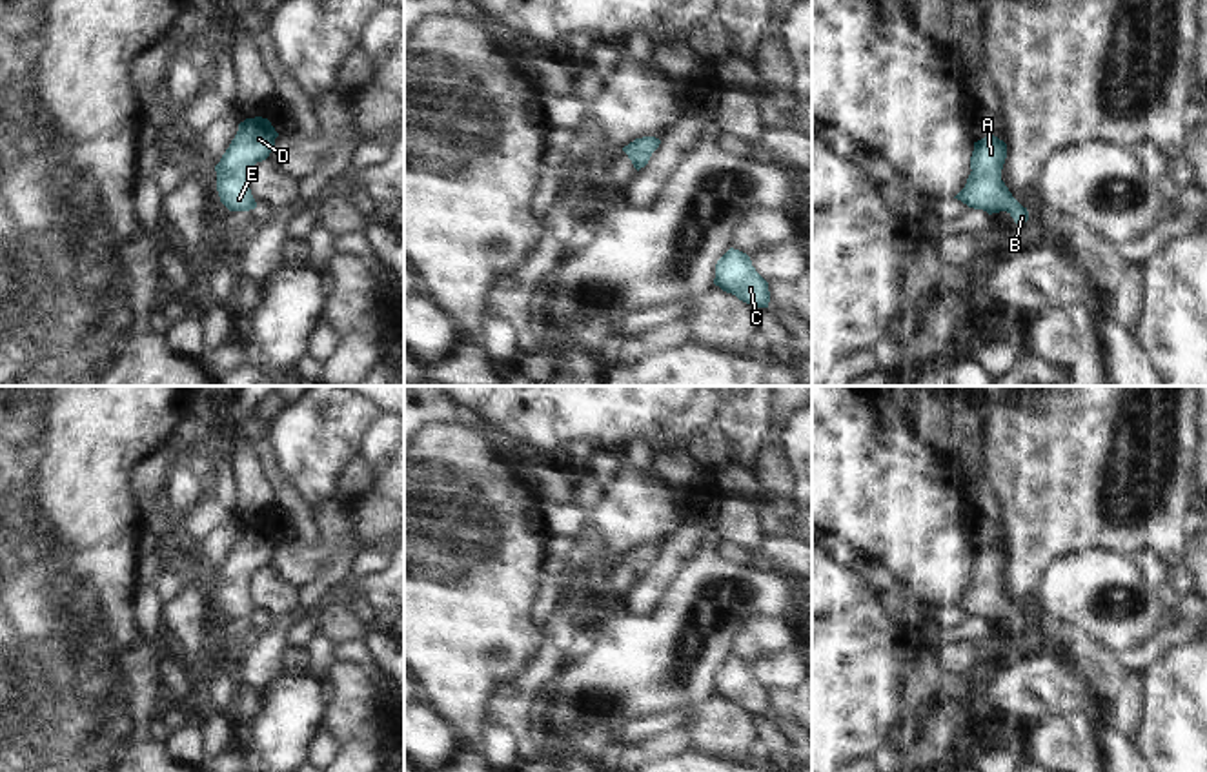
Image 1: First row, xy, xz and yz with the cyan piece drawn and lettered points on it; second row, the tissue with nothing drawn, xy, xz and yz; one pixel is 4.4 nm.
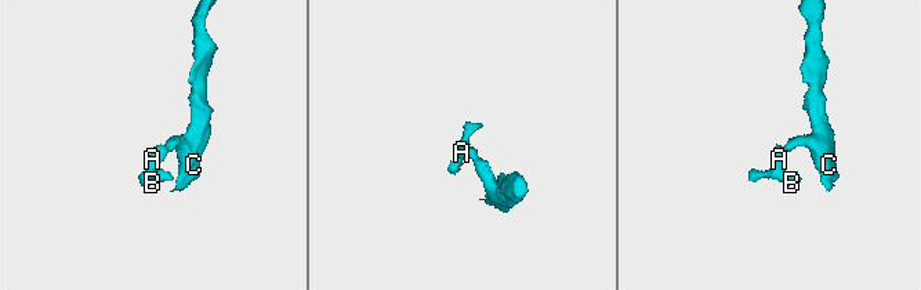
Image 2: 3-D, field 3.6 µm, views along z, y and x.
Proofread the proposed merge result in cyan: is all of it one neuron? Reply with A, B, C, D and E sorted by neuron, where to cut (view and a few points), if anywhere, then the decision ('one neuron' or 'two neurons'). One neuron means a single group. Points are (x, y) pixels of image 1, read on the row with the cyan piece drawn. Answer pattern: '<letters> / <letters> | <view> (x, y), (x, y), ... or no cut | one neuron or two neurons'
A B C D E | no cut | one neuron

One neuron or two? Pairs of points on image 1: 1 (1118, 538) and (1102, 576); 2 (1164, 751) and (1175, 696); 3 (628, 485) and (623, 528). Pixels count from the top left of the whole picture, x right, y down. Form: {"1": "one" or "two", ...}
{"1": "two", "2": "one", "3": "one"}

